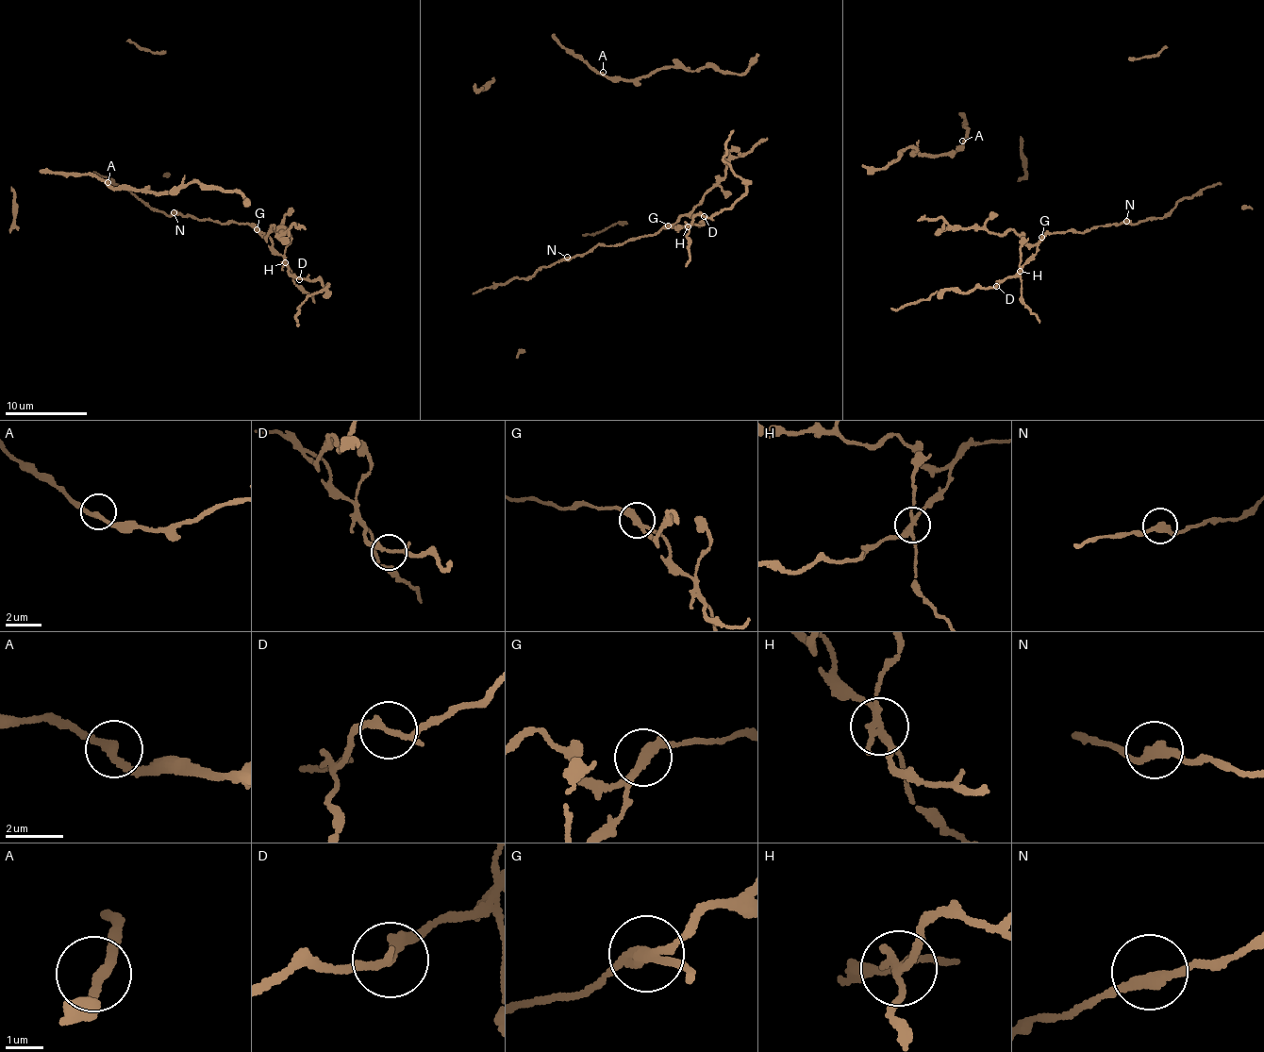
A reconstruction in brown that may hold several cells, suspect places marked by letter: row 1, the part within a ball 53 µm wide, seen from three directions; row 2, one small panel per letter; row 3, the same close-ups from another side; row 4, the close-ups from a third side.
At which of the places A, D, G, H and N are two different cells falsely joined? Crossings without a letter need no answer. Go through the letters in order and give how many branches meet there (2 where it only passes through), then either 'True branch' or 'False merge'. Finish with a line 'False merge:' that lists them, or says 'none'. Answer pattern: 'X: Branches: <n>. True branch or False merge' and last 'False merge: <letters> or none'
A: Branches: 2. True branch
D: Branches: 3. True branch
G: Branches: 2. False merge
H: Branches: 4. False merge
N: Branches: 2. True branch
False merge: G, H

